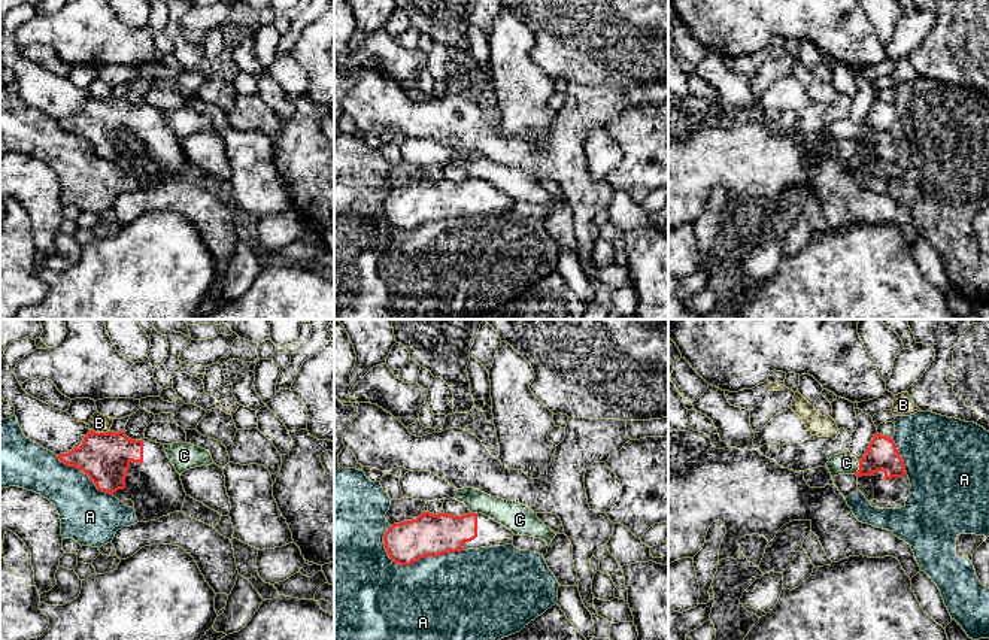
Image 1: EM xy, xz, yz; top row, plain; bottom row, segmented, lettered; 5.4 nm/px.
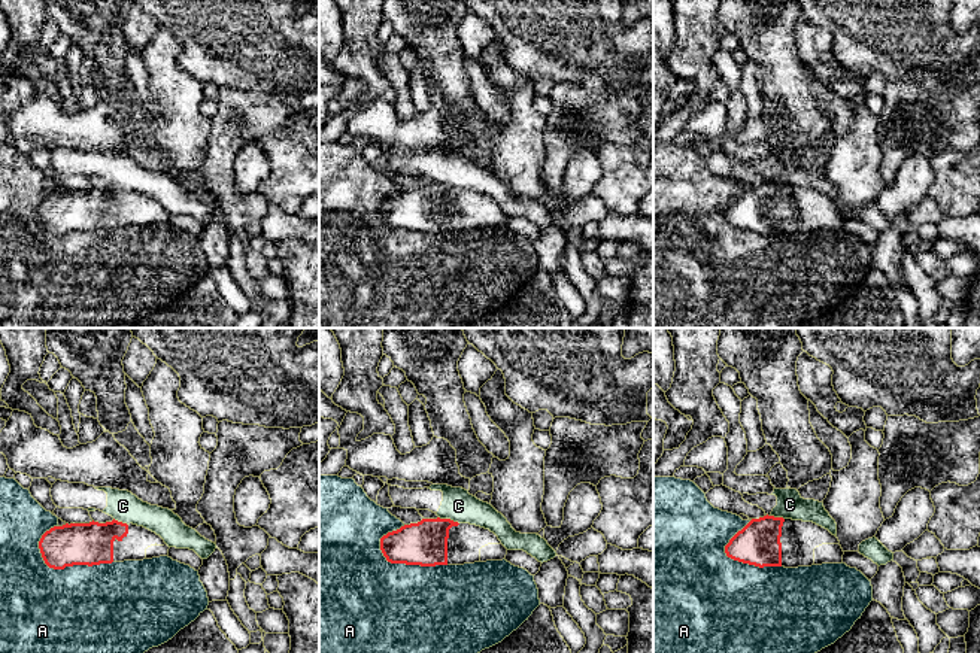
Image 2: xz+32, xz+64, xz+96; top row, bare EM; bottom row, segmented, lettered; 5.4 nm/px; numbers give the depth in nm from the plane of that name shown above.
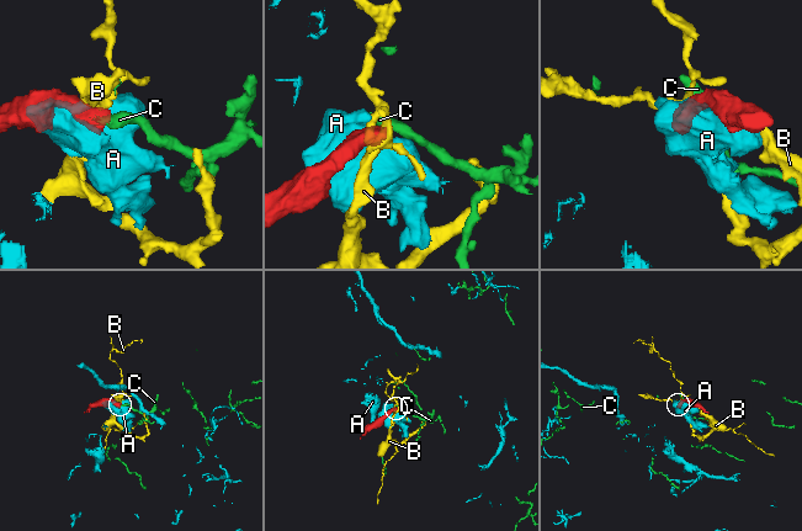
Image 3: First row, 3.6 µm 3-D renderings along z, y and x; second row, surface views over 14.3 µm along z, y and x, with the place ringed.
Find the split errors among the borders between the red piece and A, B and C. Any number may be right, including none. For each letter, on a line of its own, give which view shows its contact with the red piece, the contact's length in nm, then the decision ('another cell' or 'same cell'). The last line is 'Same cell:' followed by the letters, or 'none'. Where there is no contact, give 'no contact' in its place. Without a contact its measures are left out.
A: contact in xz; length 440 nm; another cell
B: contact in xy; length 110 nm; another cell
C: contact in yz; length 80 nm; another cell
Same cell: none

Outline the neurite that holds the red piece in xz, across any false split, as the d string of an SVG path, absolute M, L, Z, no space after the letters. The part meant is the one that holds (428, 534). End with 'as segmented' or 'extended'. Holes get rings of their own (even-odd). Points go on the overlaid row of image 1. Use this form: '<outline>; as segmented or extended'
M424 512L416 519L391 525L383 543L394 562L410 565L425 556L513 545L513 536L482 513L453 516Z; extended

